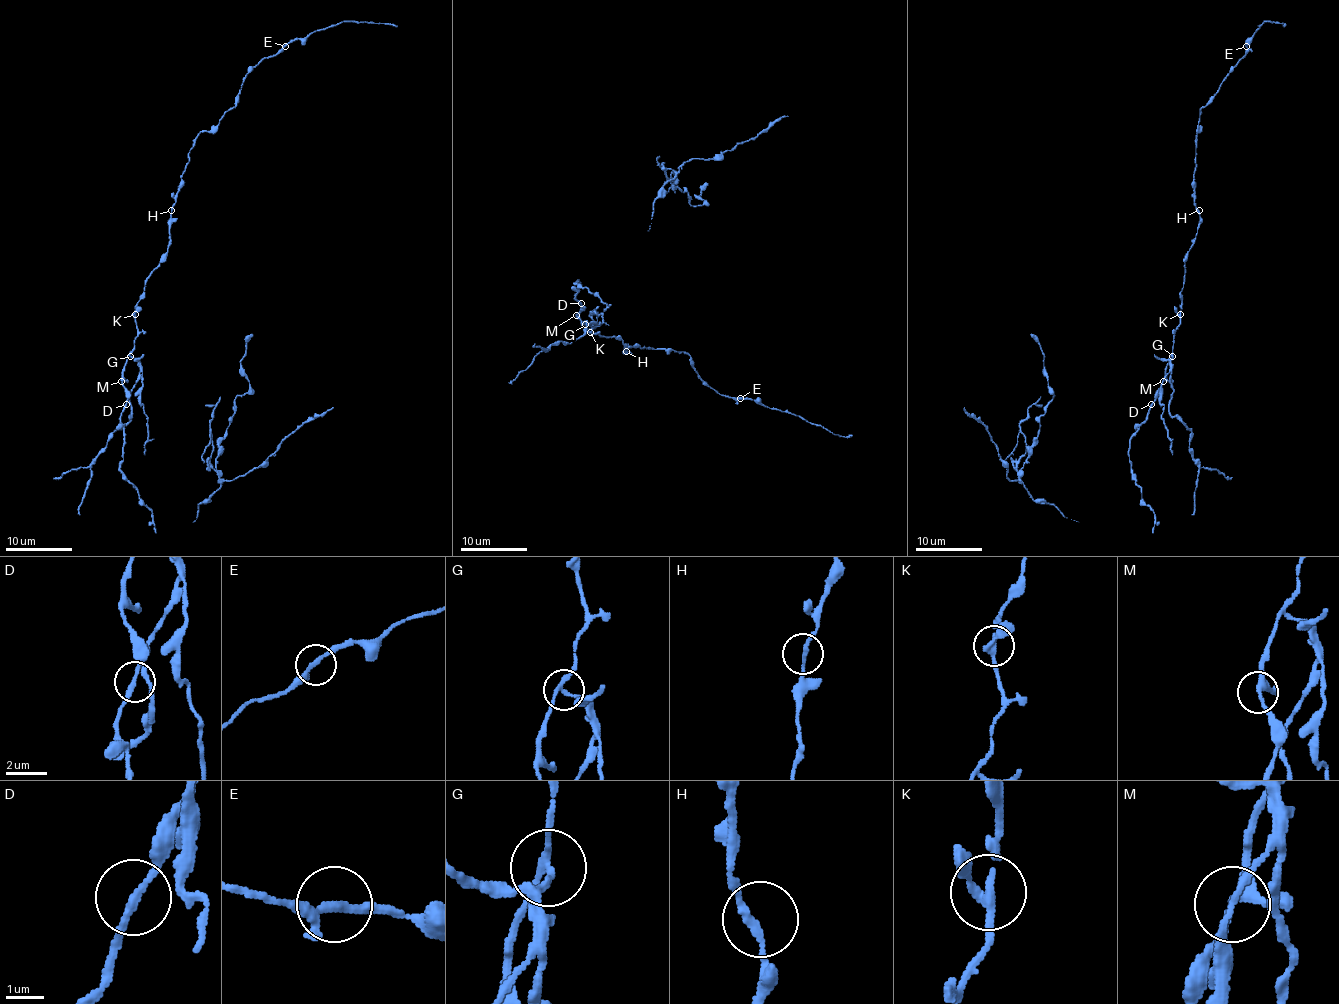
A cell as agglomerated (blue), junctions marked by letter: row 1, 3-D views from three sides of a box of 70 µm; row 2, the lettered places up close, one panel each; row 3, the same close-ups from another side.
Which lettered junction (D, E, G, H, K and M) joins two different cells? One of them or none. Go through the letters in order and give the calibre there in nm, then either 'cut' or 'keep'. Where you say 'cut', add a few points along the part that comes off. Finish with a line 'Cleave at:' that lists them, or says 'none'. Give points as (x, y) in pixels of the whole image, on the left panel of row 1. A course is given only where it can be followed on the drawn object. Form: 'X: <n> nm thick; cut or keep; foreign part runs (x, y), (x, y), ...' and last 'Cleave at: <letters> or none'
D: 200 nm thick; keep
E: 200 nm thick; keep
G: 170 nm thick; cut
H: 180 nm thick; keep
K: 200 nm thick; keep
M: 200 nm thick; keep
Cleave at: G

